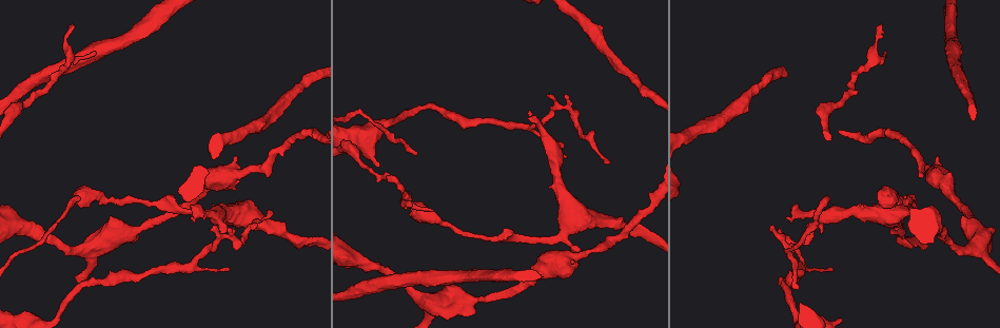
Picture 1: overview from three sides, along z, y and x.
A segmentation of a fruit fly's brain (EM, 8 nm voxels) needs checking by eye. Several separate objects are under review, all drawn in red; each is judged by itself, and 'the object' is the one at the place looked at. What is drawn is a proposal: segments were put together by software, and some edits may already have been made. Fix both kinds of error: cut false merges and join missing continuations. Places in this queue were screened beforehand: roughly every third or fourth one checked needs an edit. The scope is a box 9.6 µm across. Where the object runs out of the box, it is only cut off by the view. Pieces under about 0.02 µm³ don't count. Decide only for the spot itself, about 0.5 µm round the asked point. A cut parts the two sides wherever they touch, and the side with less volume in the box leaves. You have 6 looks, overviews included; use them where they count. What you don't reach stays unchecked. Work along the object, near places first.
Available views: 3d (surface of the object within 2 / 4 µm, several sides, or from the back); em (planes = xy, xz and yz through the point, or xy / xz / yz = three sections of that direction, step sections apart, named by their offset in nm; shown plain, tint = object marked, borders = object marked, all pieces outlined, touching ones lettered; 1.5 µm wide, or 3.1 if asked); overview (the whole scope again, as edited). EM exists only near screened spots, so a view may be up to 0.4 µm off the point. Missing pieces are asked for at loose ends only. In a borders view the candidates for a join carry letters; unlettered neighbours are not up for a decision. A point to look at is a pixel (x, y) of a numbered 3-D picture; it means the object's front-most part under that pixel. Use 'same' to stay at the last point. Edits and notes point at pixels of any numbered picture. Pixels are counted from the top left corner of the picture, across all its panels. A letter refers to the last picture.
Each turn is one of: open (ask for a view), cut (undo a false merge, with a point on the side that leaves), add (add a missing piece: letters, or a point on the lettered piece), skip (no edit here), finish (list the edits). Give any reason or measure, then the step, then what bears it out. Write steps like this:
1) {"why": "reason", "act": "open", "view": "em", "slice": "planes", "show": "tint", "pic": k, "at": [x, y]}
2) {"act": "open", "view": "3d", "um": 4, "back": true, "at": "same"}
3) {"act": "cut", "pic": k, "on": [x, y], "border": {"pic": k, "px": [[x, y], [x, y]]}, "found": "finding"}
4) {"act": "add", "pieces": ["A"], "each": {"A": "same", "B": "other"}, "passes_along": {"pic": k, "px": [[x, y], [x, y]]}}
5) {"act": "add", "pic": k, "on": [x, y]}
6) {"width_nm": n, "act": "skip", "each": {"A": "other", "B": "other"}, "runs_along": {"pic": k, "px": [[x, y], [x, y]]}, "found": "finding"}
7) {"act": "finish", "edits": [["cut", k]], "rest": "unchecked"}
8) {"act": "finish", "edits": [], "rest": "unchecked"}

{"act": "open", "view": "em", "slice": "yz", "step": 4, "show": "tint", "pic": 1, "at": [224, 235]}

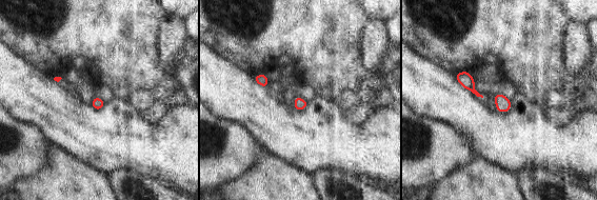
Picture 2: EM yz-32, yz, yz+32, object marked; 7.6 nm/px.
{"act": "open", "view": "em", "slice": "xy", "step": 8, "show": "borders", "at": "same"}

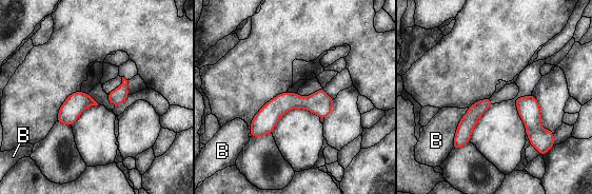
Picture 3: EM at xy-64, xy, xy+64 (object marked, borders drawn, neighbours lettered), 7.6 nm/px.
{"longest_contact_nm": ["B", 340], "act": "skip", "each": {"B": "other"}, "border": {"pic": 3, "px": [[468, 108], [456, 129], [452, 149]]}, "found": "continuous, no second neuron"}

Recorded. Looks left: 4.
{"why": "sudden change in width", "act": "open", "view": "3d", "um": 4, "pic": 1, "at": [900, 214]}

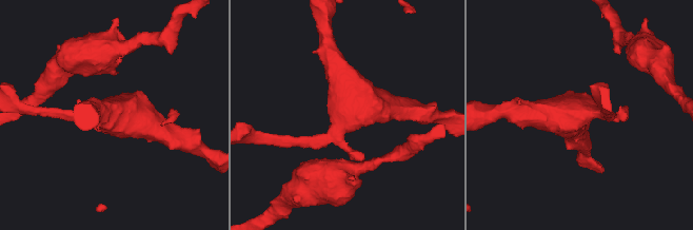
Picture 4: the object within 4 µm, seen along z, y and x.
{"act": "open", "view": "em", "slice": "yz", "step": 4, "show": "tint", "pic": 4, "at": [582, 112]}

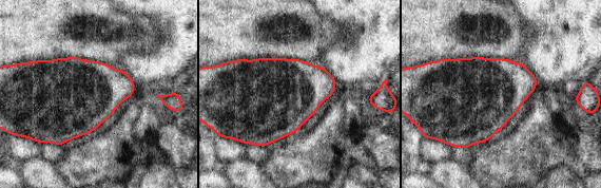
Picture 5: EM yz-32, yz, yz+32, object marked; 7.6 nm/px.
{"why": "what lies round it", "act": "open", "view": "em", "slice": "yz", "step": 4, "show": "borders", "at": "same"}

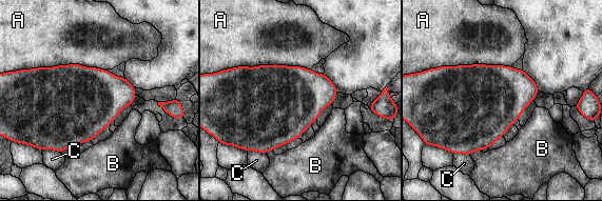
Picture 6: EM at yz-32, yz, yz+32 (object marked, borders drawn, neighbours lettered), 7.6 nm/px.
{"act": "skip", "each": {"A": "other", "B": "other", "C": "other"}, "border": {"pic": 6, "px": [[235, 66], [286, 64], [310, 69]]}, "found": "one neuron here"}

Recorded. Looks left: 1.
{"why": "thin end", "act": "open", "view": "em", "slice": "planes", "show": "borders", "pic": 1, "at": [885, 54]}

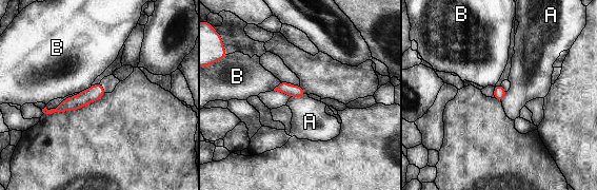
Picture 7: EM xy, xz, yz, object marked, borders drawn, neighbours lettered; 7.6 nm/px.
{"longest_contact_nm": ["A", 130], "act": "skip", "each": {"A": "other", "B": "other"}, "border": {"pic": 7, "px": [[306, 94], [291, 97]]}, "found": "no lettered piece goes on from it"}

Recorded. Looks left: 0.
{"act": "finish", "edits": [], "rest": "unchecked"}

